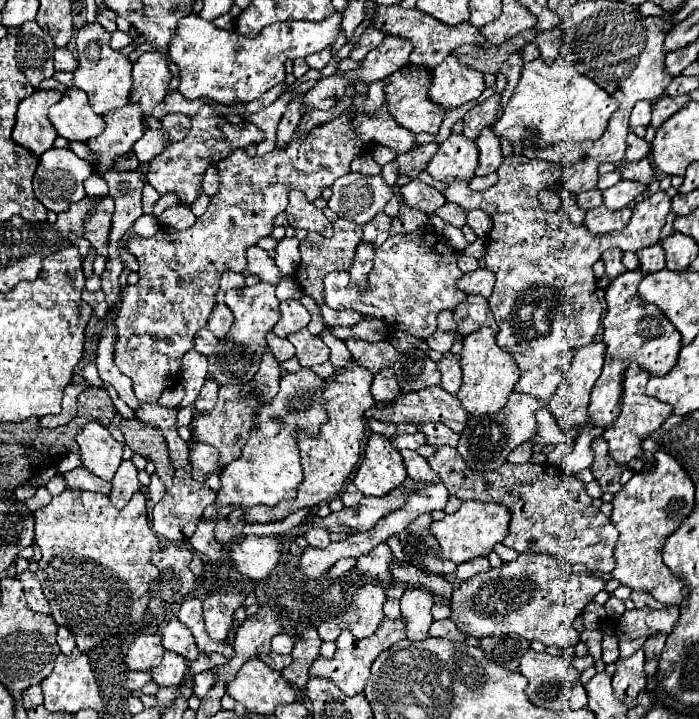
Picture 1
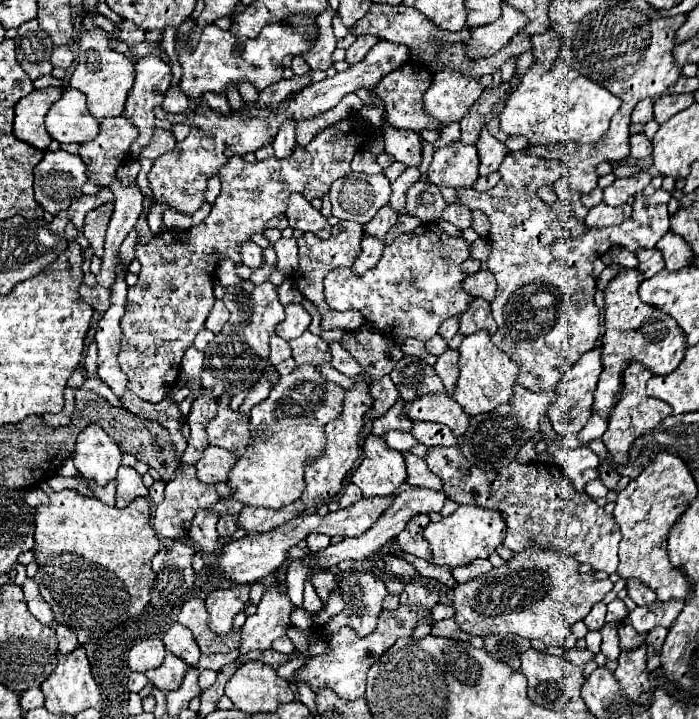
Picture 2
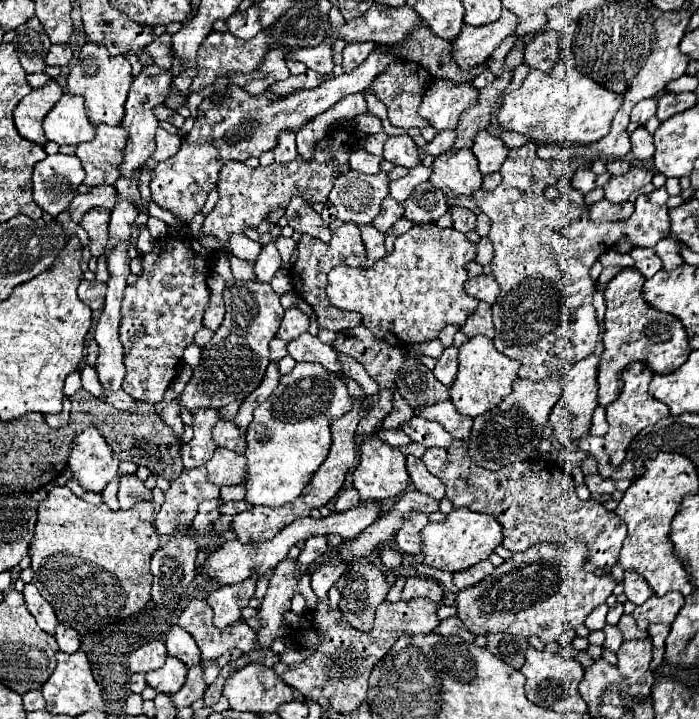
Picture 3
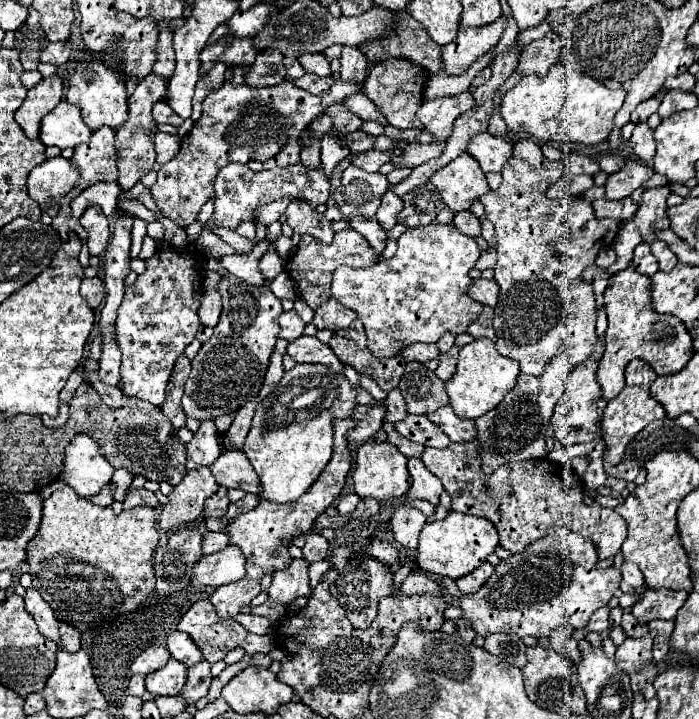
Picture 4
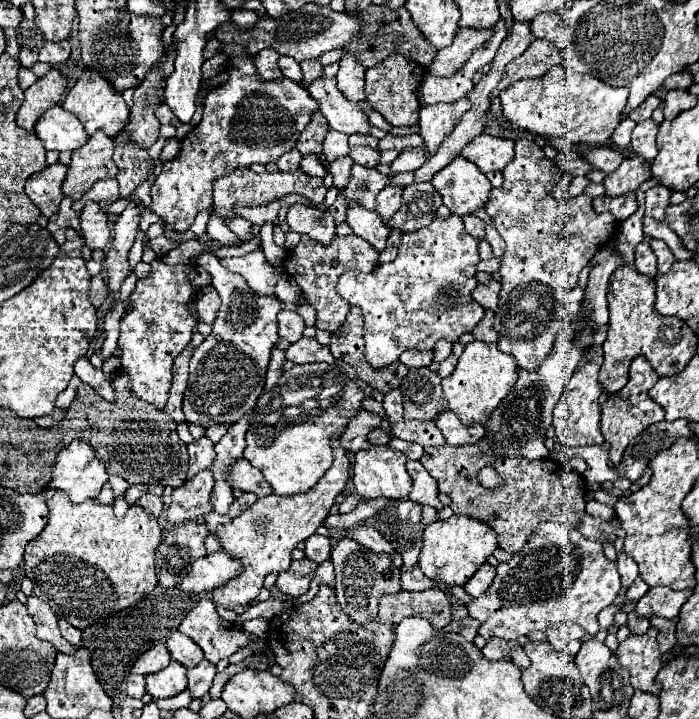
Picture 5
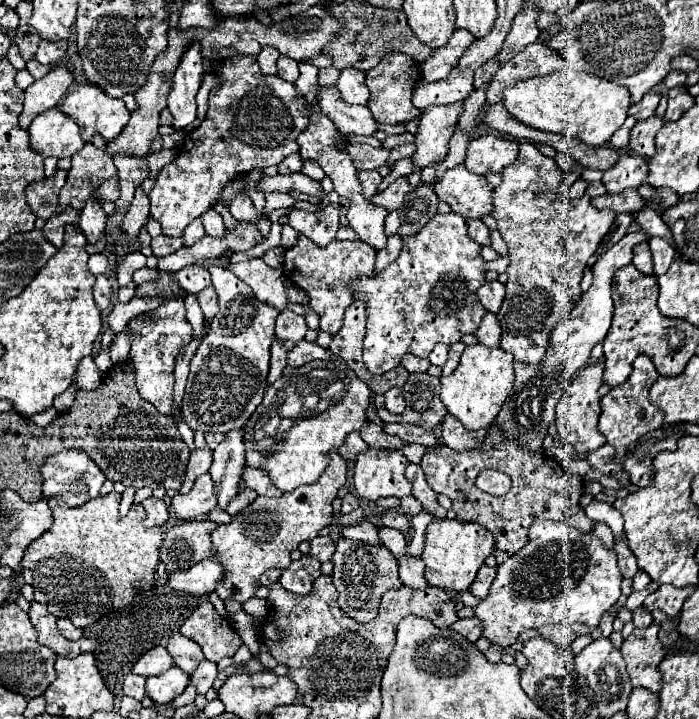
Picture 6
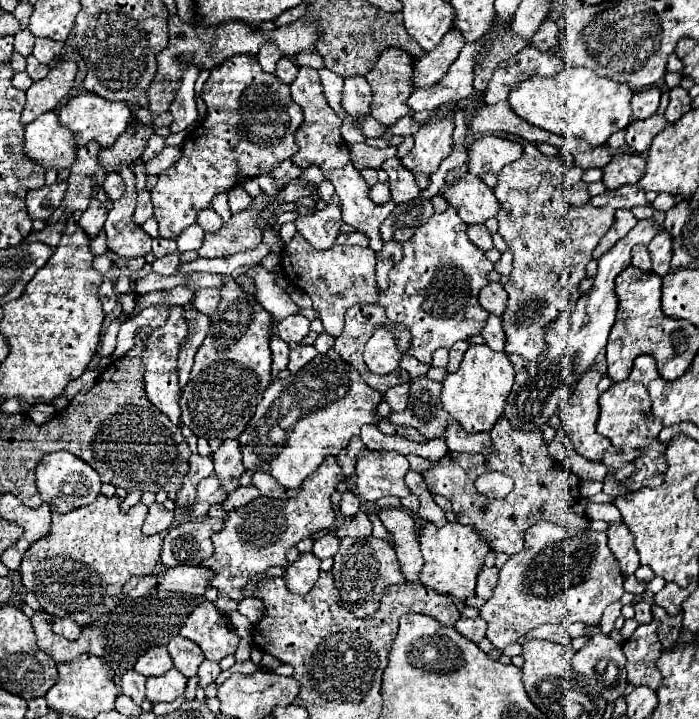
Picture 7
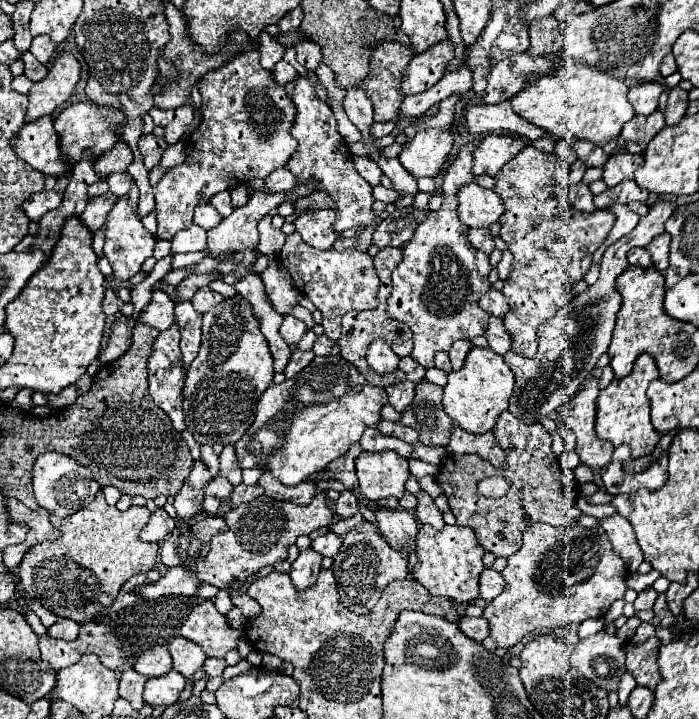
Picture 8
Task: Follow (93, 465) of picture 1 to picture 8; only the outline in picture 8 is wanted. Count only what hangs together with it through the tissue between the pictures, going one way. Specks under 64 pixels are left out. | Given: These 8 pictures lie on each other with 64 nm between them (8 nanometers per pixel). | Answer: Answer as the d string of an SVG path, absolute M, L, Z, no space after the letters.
M46 452L38 456L32 468L32 486L36 502L48 512L56 514L58 518L70 516L72 512L88 506L94 500L94 496L100 492L100 484L96 482L92 472L86 466L78 464L74 458L60 452Z

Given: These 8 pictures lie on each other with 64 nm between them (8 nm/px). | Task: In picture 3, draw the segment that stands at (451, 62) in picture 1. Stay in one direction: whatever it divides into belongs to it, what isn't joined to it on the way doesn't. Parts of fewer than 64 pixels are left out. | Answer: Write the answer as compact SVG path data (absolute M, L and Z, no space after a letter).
M436 78L430 90L424 94L418 108L436 130L456 128L460 114L472 106L478 98L478 88L470 82L454 82L446 78Z

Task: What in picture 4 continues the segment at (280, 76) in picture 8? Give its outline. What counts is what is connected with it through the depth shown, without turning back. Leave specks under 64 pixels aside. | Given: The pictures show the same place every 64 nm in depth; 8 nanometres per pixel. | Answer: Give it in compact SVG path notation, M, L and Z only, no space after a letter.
M284 58L284 66L286 66L286 72L288 72L288 78L292 78L292 80L304 76L304 72L306 72L296 58Z

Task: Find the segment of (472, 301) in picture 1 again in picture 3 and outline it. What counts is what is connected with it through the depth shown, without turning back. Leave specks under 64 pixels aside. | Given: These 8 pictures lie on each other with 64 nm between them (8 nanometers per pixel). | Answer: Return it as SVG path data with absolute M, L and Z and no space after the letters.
M480 302L478 308L468 316L464 326L460 328L466 336L476 336L476 334L486 334L488 338L494 338L494 324L492 324L492 310L488 302Z

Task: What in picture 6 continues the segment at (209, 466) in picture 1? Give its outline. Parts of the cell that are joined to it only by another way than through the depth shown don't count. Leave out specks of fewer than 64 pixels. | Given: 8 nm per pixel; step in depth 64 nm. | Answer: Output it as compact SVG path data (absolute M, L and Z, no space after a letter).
M244 466L242 470L242 482L246 482L246 488L256 490L260 496L282 496L278 492L278 488L268 480L268 476L264 476L264 472Z

